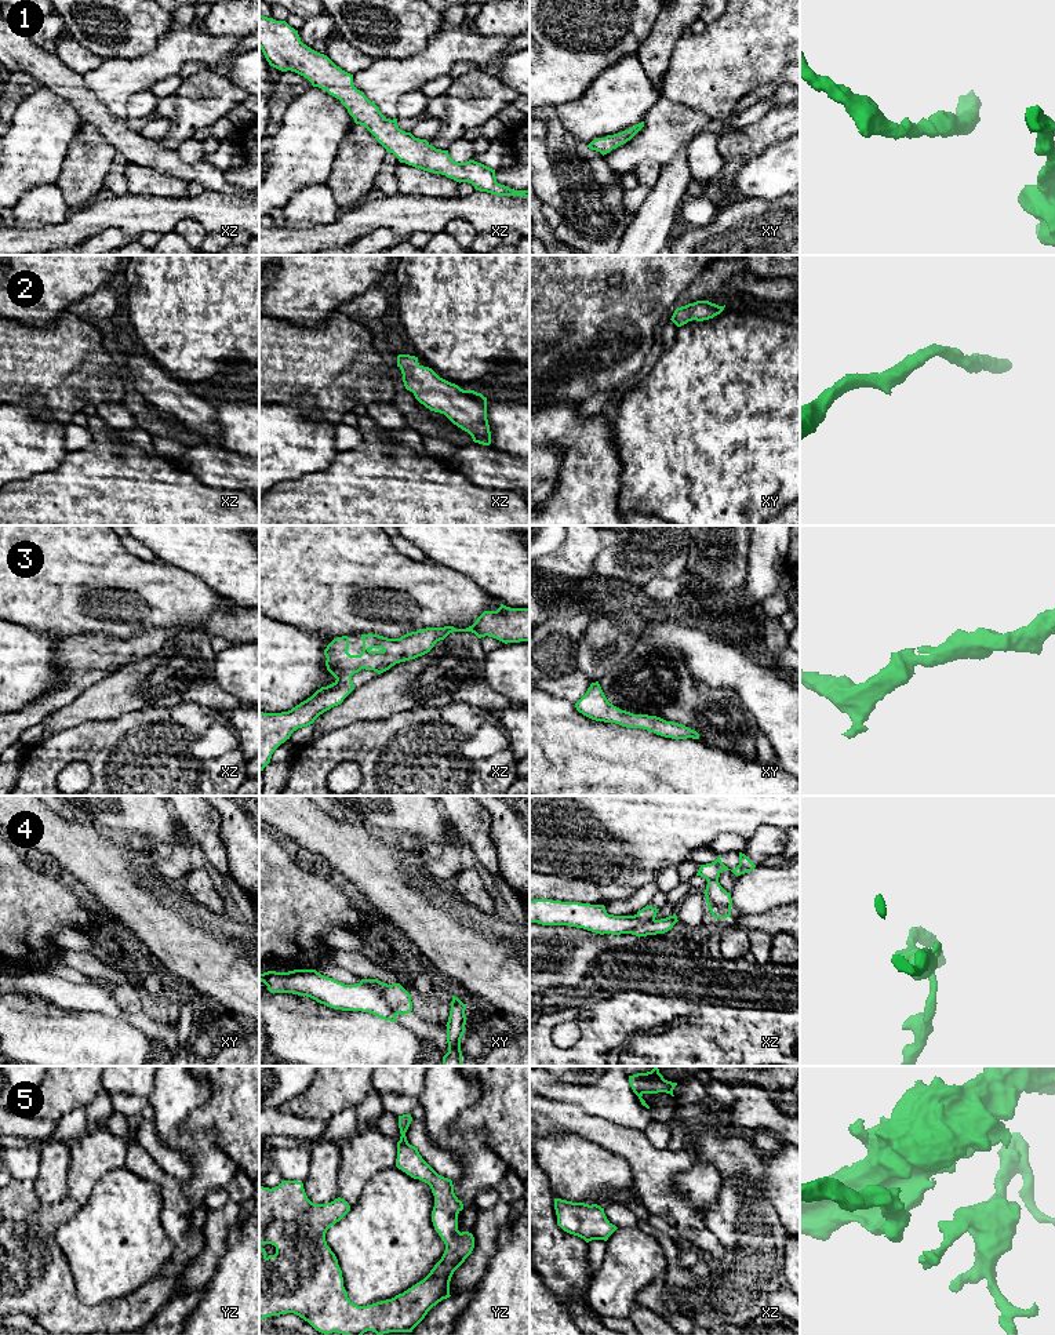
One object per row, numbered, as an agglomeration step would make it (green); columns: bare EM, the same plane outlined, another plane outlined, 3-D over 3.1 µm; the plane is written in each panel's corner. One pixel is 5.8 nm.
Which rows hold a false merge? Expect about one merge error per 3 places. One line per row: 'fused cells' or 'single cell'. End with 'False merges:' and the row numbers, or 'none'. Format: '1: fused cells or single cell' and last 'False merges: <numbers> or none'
1: single cell
2: single cell
3: single cell
4: fused cells
5: single cell
False merges: 4

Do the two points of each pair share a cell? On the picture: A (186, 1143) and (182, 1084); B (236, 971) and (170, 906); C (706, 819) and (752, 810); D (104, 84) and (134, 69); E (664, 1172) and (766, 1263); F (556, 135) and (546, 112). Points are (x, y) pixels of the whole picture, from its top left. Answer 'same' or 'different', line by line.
A: same
B: same
C: same
D: same
E: different
F: same

